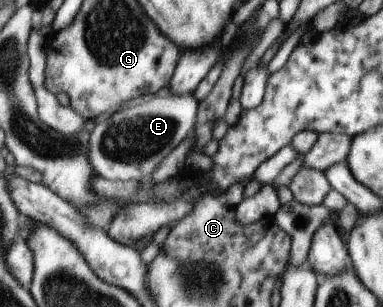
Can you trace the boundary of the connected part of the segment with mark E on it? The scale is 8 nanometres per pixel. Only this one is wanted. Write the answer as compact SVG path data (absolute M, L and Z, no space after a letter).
M190 96L155 97L152 100L116 110L109 118L93 124L88 134L88 164L94 174L109 181L136 181L148 178L154 168L192 132L198 112L197 101Z

